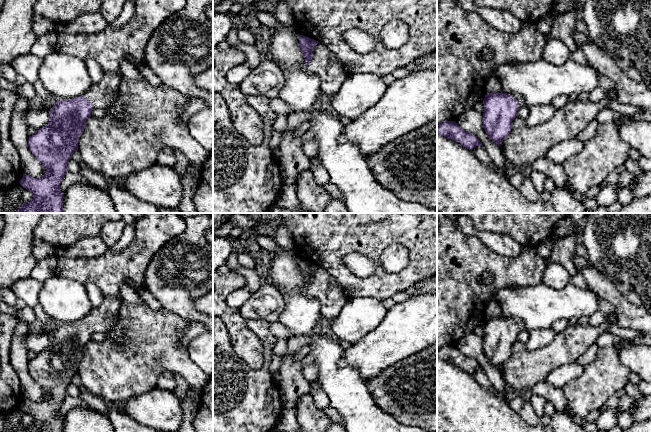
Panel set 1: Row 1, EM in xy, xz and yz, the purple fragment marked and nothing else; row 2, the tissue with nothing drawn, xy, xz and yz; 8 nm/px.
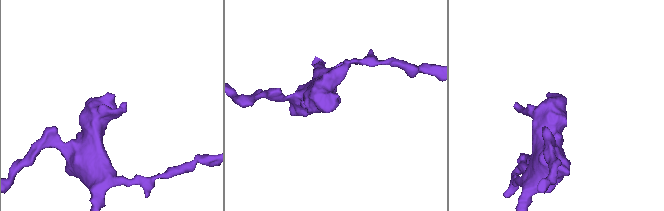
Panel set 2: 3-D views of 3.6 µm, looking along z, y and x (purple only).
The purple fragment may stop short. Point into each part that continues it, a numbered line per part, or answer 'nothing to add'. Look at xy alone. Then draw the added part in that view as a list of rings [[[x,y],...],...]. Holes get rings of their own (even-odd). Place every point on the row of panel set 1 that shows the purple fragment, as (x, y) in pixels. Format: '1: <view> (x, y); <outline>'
1: xy (102, 95); [[[105,72],[103,78],[91,85],[83,95],[92,103],[93,109],[107,110],[116,100],[121,78],[113,72]]]

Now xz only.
1: xz (331, 73); [[[320,42],[315,46],[313,58],[306,65],[306,70],[319,78],[320,88],[324,93],[337,93],[349,76],[335,54]]]

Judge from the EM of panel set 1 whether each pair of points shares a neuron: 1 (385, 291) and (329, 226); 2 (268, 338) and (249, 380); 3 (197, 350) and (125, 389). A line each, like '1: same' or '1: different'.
1: same
2: same
3: different

